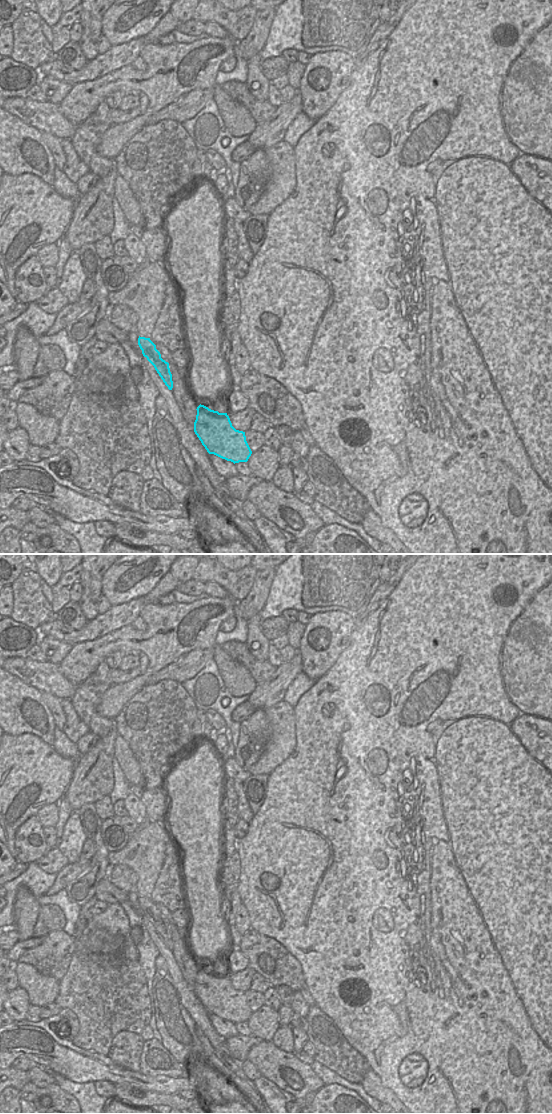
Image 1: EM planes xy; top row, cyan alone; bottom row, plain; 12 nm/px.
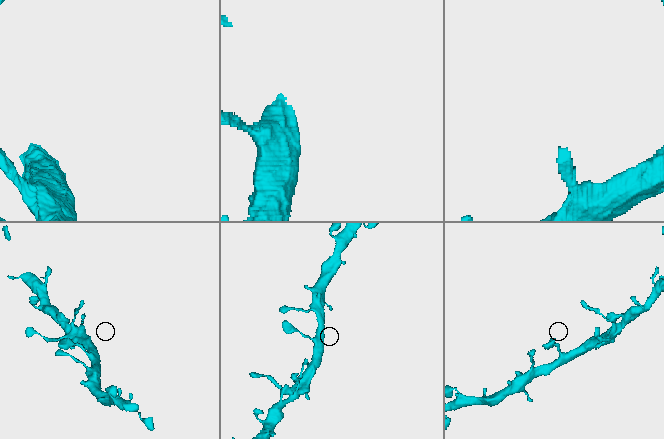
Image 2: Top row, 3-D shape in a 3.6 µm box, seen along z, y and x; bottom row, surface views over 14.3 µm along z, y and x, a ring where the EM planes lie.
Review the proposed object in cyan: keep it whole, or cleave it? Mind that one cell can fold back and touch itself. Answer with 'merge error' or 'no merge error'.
no merge error

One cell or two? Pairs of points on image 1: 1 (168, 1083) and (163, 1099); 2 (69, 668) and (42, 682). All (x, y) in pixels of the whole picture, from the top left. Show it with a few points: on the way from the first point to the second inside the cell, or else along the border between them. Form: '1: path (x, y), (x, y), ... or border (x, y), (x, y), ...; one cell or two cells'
1: border (142, 1088), (176, 1094); two cells
2: border (57, 665), (61, 673), (76, 686); two cells

